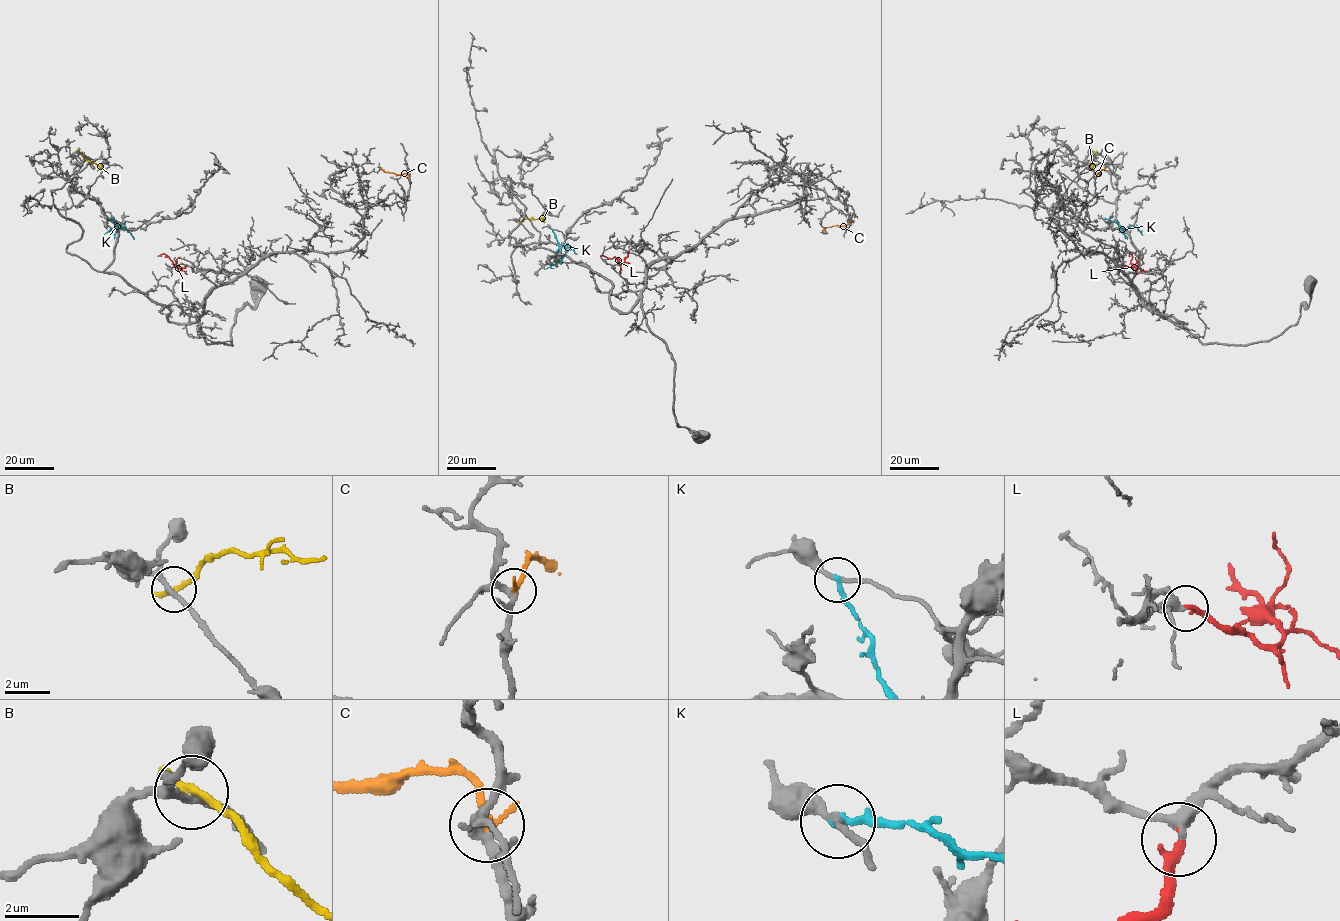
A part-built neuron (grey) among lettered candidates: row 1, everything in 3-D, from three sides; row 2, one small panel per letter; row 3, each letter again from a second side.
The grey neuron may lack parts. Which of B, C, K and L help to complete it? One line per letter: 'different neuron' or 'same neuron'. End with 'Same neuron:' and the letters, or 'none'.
B: different neuron
C: same neuron
K: different neuron
L: same neuron
Same neuron: C, L

